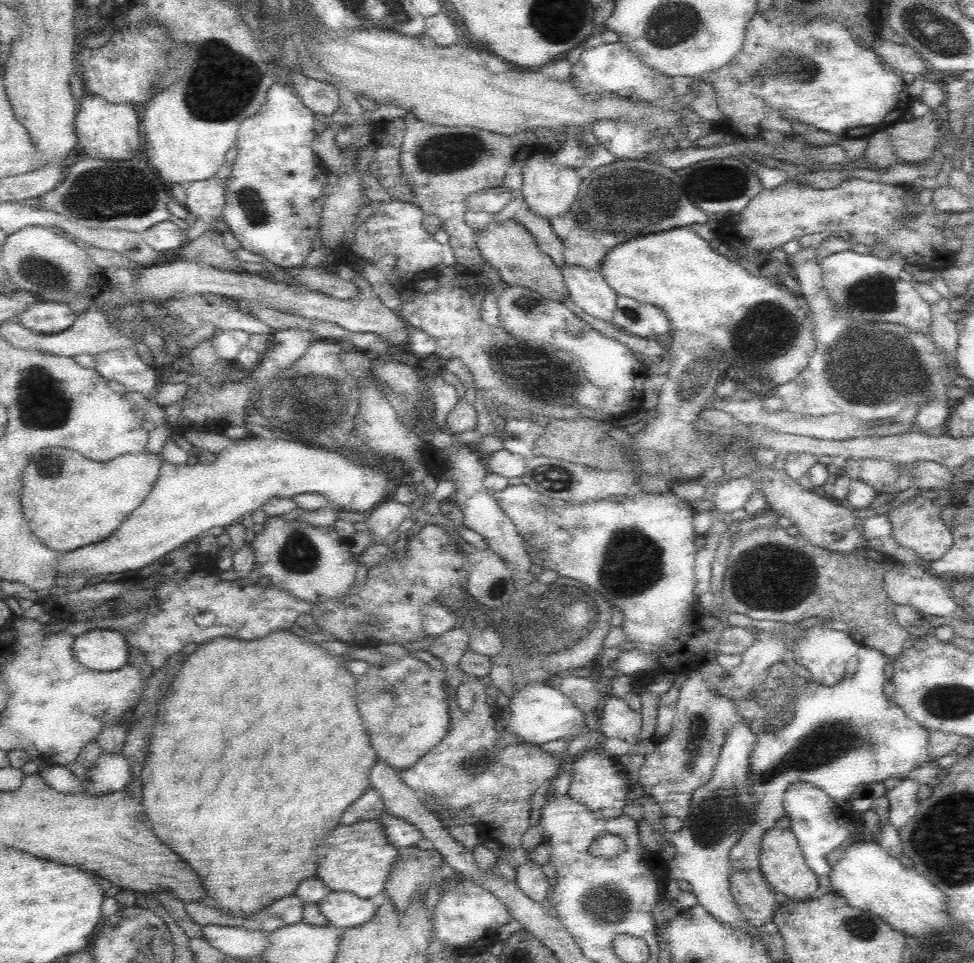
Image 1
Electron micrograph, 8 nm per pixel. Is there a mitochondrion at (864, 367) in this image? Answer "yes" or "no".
yes

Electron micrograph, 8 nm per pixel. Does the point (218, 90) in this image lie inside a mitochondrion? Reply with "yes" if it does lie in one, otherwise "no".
yes

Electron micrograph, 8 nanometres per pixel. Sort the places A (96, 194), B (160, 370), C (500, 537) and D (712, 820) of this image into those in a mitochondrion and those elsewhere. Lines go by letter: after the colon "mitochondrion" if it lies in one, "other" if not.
A: mitochondrion
B: other
C: other
D: mitochondrion

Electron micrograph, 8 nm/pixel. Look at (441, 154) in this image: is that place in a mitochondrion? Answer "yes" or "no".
yes

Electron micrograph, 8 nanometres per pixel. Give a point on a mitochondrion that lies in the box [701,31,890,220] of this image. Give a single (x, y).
(794, 66)

